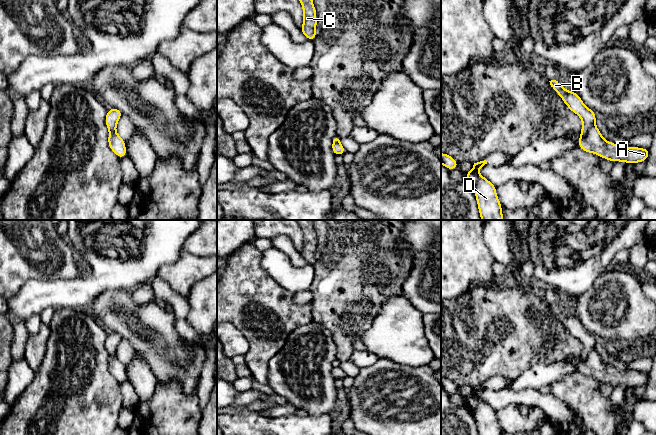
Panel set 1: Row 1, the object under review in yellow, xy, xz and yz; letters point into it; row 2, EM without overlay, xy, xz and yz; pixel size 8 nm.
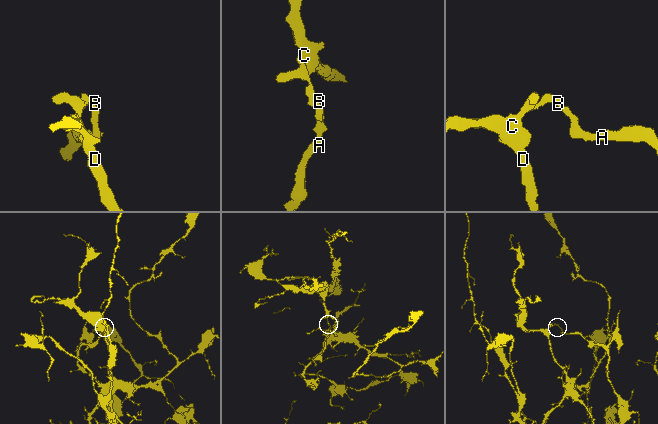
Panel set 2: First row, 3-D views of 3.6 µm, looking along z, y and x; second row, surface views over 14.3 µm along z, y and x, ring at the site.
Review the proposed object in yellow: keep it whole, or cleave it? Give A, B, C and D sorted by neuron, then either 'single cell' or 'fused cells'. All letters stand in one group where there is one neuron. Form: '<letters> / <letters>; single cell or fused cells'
A / B C D; fused cells

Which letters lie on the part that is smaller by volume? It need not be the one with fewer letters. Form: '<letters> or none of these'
A

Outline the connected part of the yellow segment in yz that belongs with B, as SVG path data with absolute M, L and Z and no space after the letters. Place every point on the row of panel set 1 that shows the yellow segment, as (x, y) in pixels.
M556 80L549 81L552 89L558 93L566 106L582 120L581 135L586 135L592 125L596 122L596 114L585 106L580 96L574 91L567 91L561 83Z

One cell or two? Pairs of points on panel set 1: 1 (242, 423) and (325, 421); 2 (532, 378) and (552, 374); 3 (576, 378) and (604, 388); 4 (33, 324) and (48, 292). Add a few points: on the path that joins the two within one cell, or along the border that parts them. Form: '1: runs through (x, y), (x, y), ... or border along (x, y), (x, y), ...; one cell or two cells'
1: runs through (263, 424), (304, 424); one cell
2: runs through (537, 376), (547, 374); one cell
3: border along (600, 382), (599, 392), (603, 396), (610, 398); two cells
4: border along (39, 314), (35, 314), (25, 321); two cells

